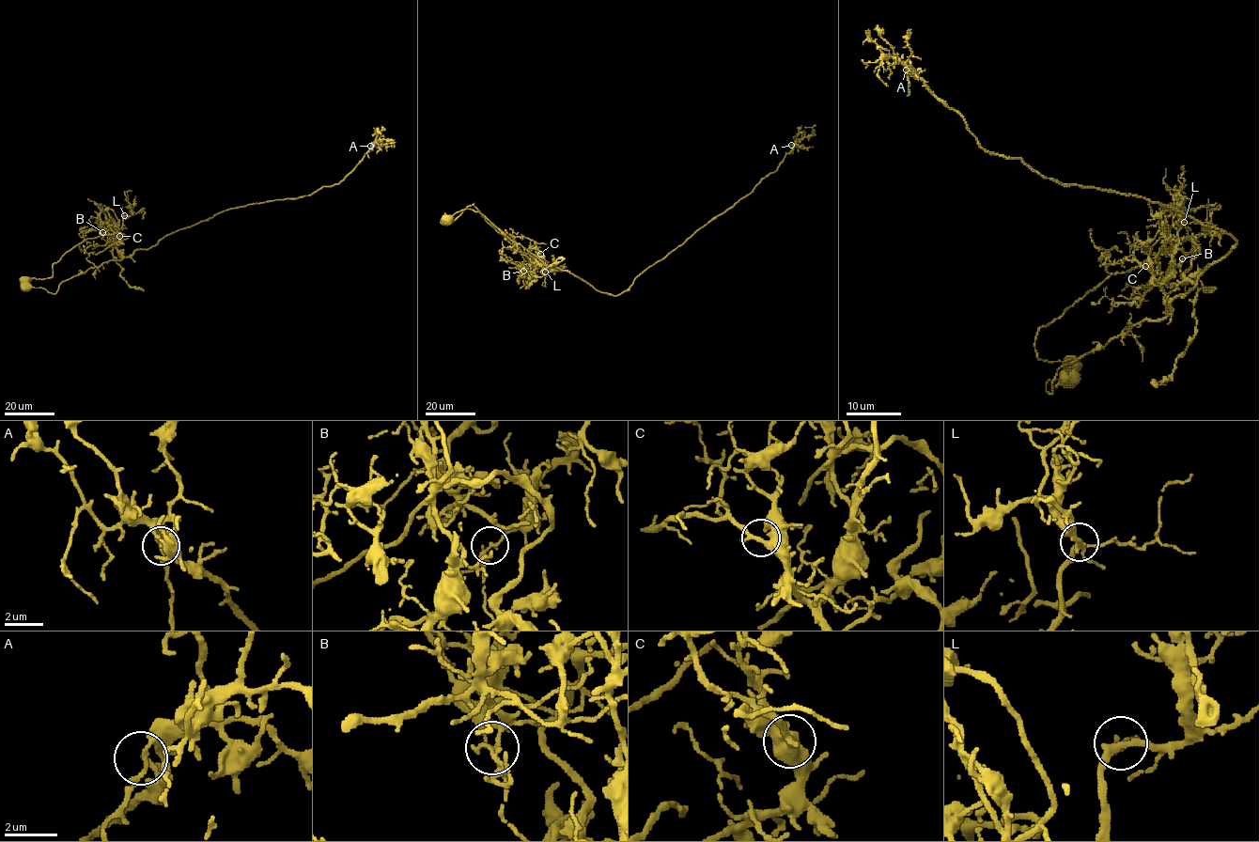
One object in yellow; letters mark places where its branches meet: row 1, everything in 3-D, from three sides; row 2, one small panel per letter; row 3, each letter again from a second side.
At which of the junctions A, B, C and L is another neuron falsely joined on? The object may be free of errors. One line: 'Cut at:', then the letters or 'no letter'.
Cut at: B

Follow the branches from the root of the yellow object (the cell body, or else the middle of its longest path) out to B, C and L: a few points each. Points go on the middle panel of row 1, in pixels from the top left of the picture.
B: (446, 220), (454, 221), (474, 204), (487, 221), (530, 260), (522, 267), (522, 271)
C: (446, 220), (466, 209), (478, 211), (543, 263), (536, 260), (540, 254)
L: (446, 220), (454, 221), (474, 204), (489, 223), (545, 272)

